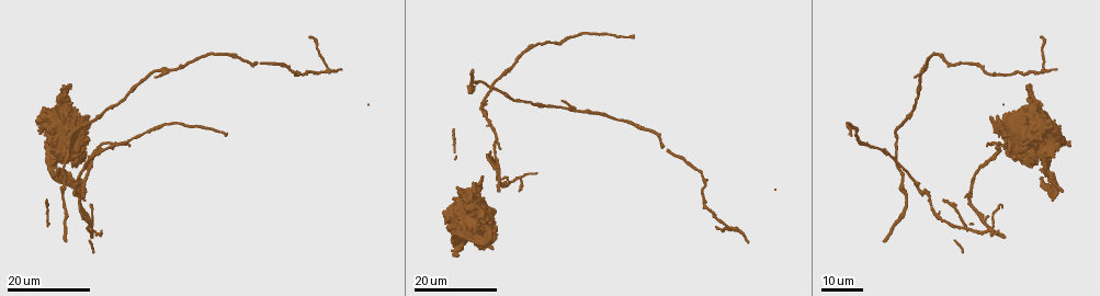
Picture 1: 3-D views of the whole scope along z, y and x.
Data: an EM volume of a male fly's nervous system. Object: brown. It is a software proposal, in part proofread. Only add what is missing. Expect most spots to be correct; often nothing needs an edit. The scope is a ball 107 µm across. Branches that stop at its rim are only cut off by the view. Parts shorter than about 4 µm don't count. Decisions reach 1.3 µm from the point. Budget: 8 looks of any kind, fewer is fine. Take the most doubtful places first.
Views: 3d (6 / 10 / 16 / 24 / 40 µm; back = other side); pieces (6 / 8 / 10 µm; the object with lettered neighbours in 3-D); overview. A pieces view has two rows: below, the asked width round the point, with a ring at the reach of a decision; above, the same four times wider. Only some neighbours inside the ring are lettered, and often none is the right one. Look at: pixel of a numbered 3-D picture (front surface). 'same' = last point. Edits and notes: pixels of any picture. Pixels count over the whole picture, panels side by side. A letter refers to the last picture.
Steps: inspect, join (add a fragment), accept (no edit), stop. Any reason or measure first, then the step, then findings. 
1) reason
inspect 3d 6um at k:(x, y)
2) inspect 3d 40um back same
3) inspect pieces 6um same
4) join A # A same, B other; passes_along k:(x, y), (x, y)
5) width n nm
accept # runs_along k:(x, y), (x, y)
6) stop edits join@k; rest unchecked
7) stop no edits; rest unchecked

an open end
inspect 3d 16um at 1:(1042, 176)

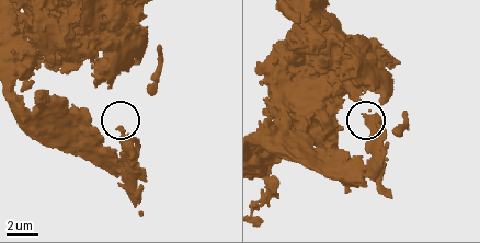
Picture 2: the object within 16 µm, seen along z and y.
inspect 3d 6um at 2:(120, 127)

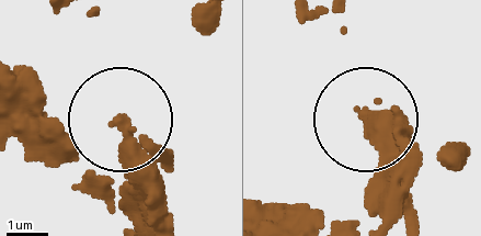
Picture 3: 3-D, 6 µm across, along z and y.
inspect pieces 10um at 3:(123, 120)

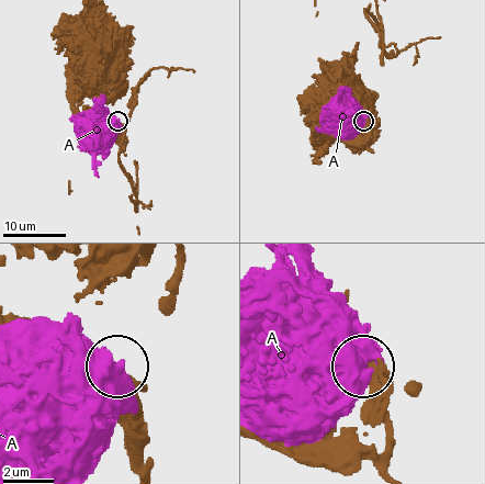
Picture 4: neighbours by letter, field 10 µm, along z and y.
accept # A other; none of them fits

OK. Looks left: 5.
tapers out
inspect 3d 16um at 1:(562, 99)

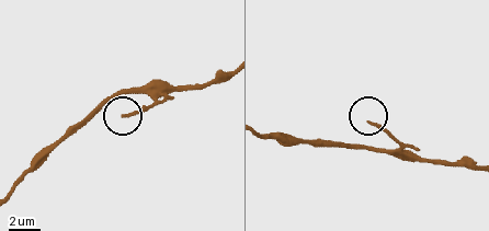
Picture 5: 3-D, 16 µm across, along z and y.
see the neighbours
inspect pieces 10um at 5:(122, 114)

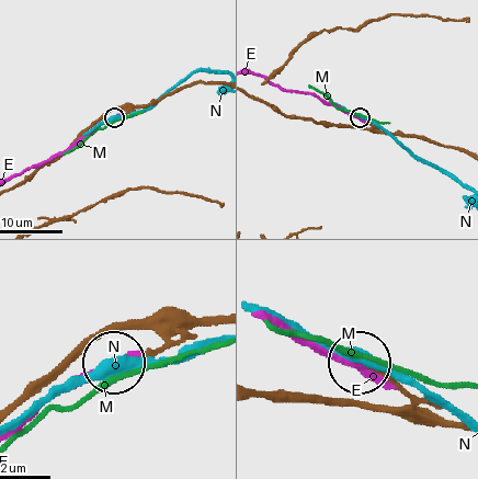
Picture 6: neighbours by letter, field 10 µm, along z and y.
accept # E other, M other, N other; runs_along 6:(10, 412), (104, 334), (159, 337), (148, 351), (113, 362); no lettered fragment goes on from it

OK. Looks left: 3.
an open end
inspect 3d 16um at 1:(71, 83)

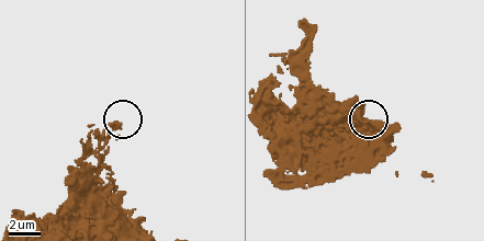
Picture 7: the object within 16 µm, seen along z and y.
inspect pieces 10um at 7:(114, 124)

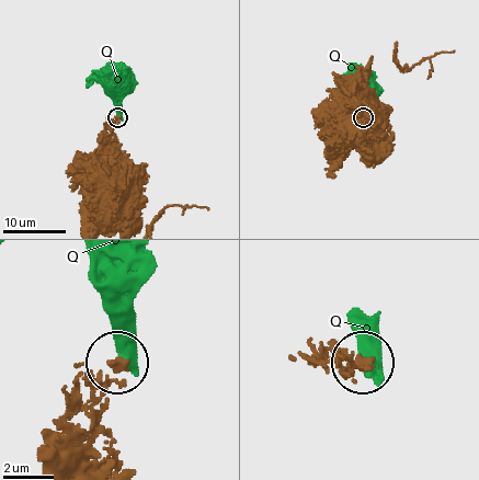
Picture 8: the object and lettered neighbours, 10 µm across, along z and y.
accept # Q other; runs_along 8:(55, 463), (57, 431), (115, 364); no lettered fragment goes on from it

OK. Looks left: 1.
stop no edits; rest unchecked

